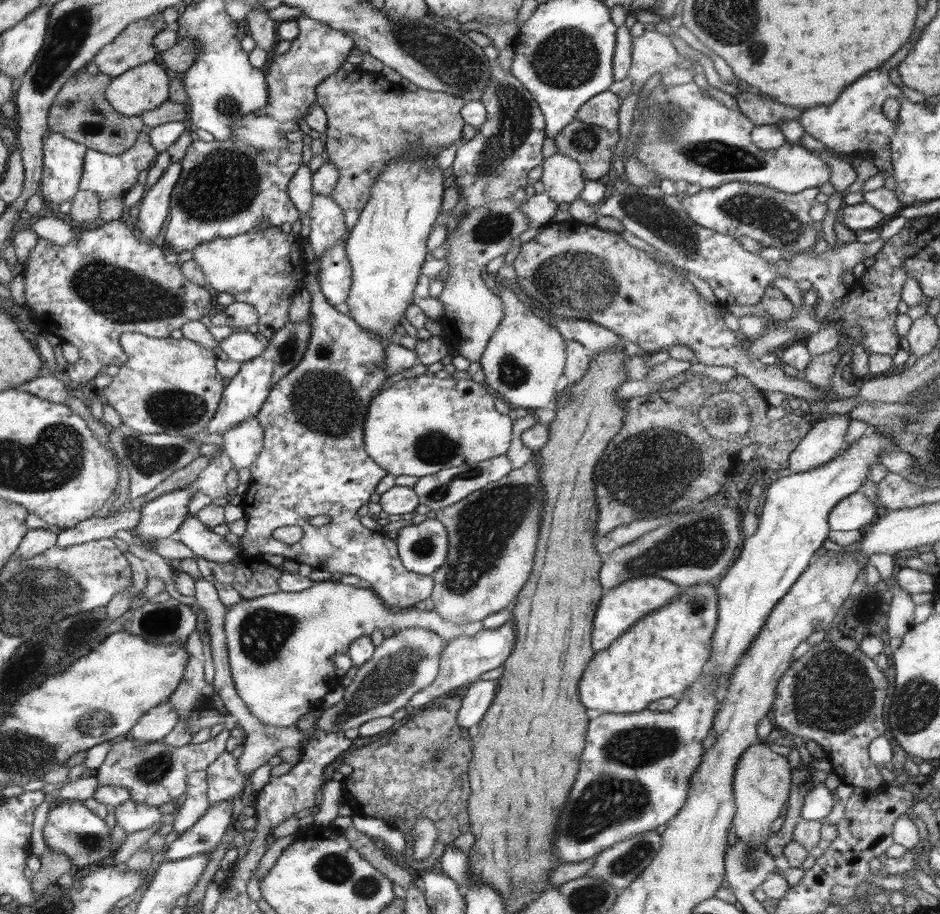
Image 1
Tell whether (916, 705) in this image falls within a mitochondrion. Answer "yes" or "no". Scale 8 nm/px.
yes

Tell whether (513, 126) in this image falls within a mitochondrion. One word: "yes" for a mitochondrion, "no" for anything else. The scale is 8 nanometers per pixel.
yes

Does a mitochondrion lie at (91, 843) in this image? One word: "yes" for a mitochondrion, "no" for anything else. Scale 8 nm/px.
yes

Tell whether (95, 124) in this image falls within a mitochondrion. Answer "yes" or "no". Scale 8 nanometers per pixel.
yes

